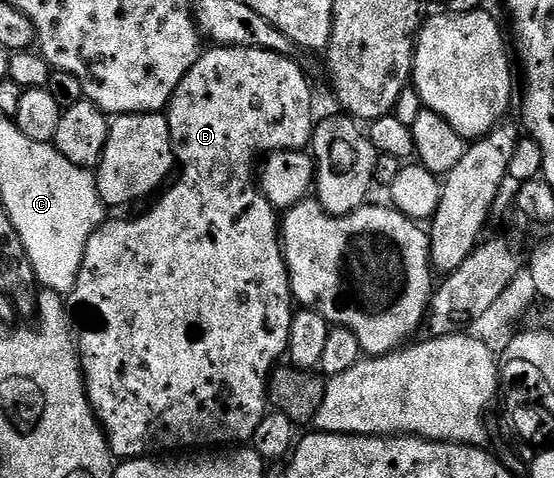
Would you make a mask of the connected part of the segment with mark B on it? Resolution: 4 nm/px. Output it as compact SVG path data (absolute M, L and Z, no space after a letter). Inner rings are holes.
M217 45L212 49L214 51L206 50L197 64L183 77L183 81L179 81L173 100L167 108L173 153L179 164L177 184L173 188L170 186L146 215L141 215L138 219L110 218L101 224L99 230L87 241L77 284L67 296L67 314L75 332L81 371L85 374L85 392L93 406L94 415L105 430L109 452L117 461L149 457L154 453L161 453L157 451L173 451L176 447L209 449L214 445L248 444L255 429L259 429L259 421L263 421L267 414L269 376L278 366L277 358L280 355L282 358L289 350L289 334L295 310L293 290L289 284L289 267L285 263L279 234L279 215L267 201L267 197L263 197L260 186L255 182L255 164L259 157L270 151L300 151L312 144L315 126L313 91L309 88L308 77L289 55L268 51L265 47Z

